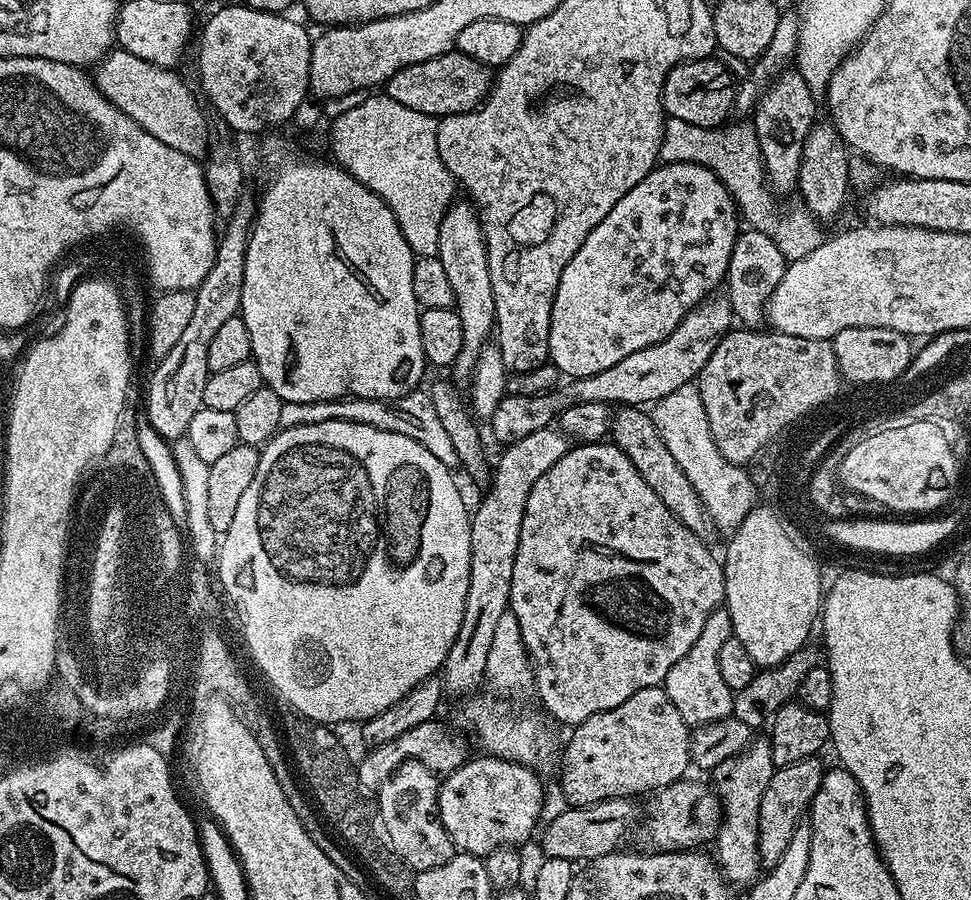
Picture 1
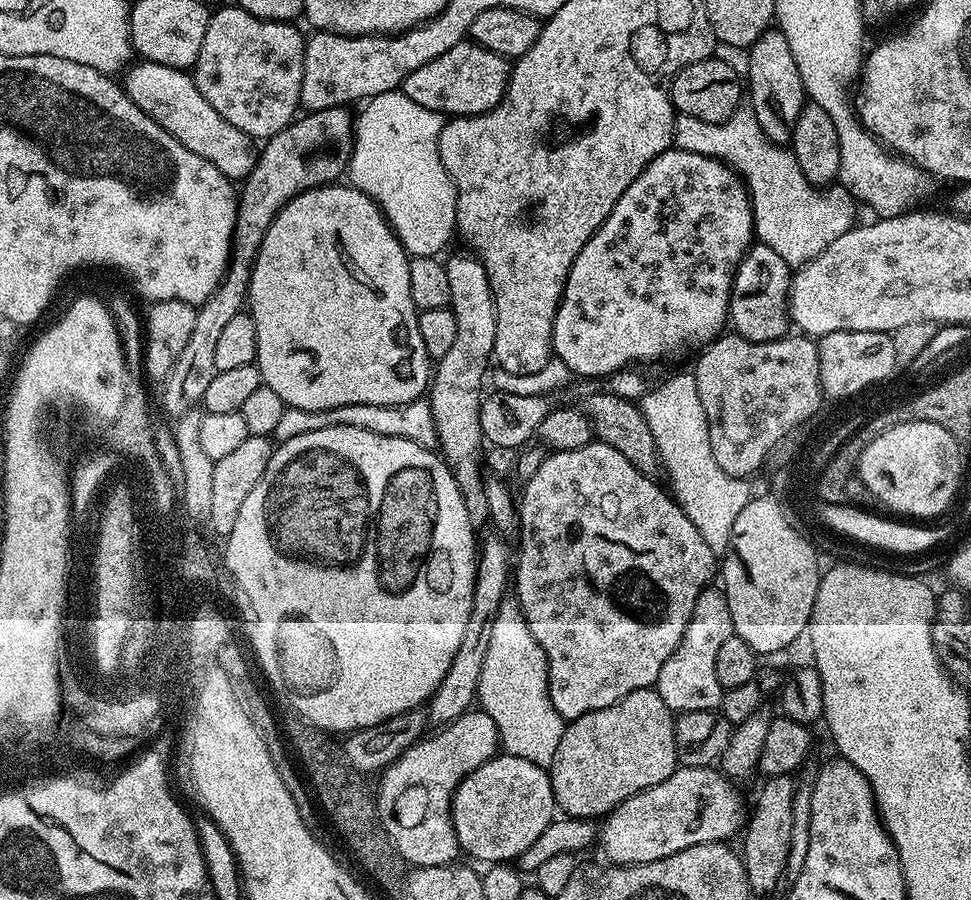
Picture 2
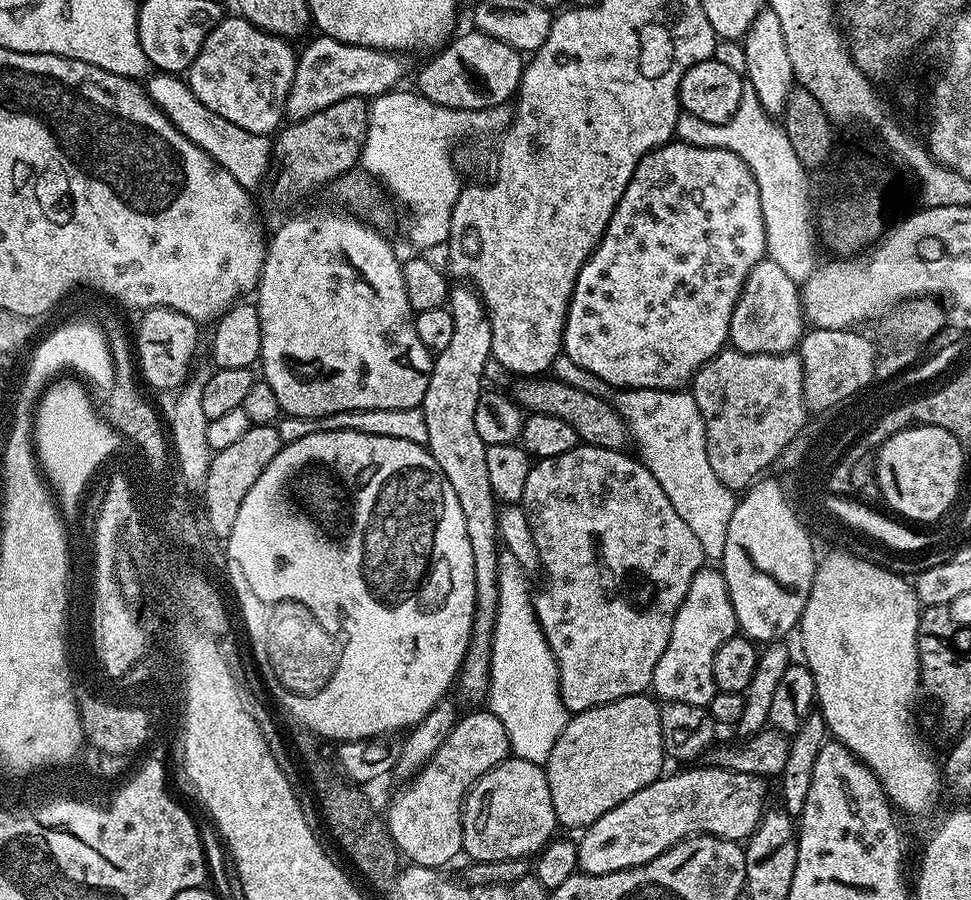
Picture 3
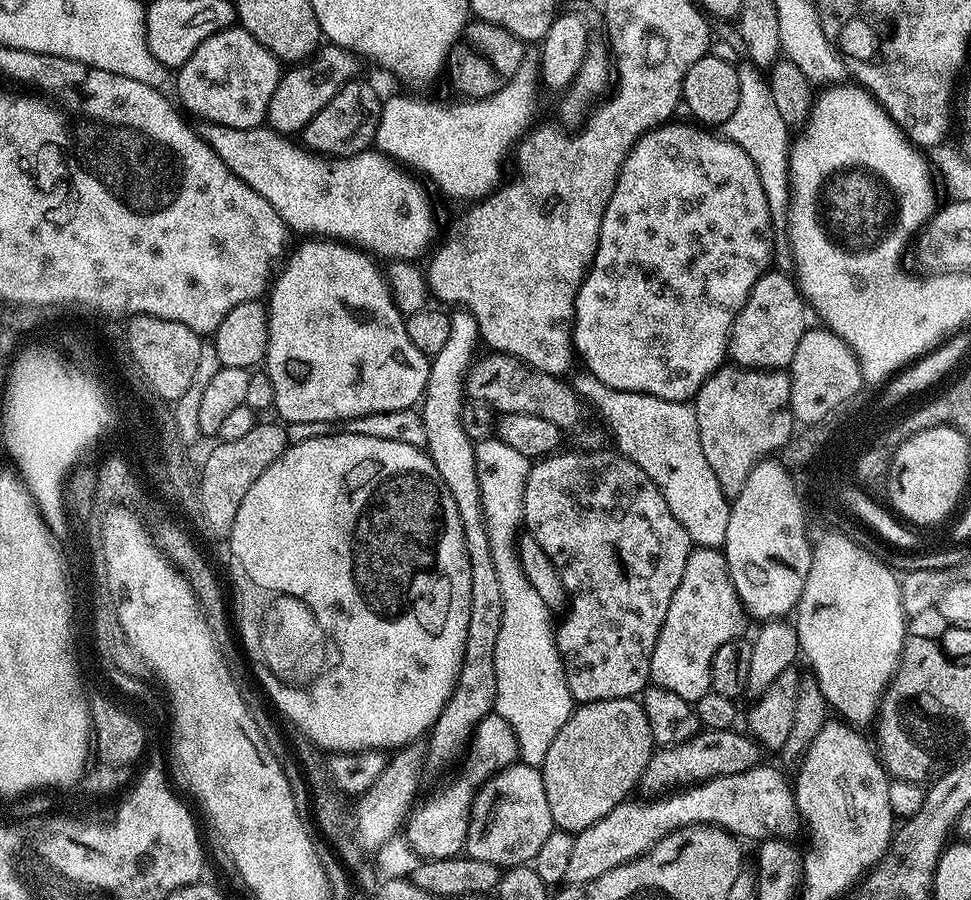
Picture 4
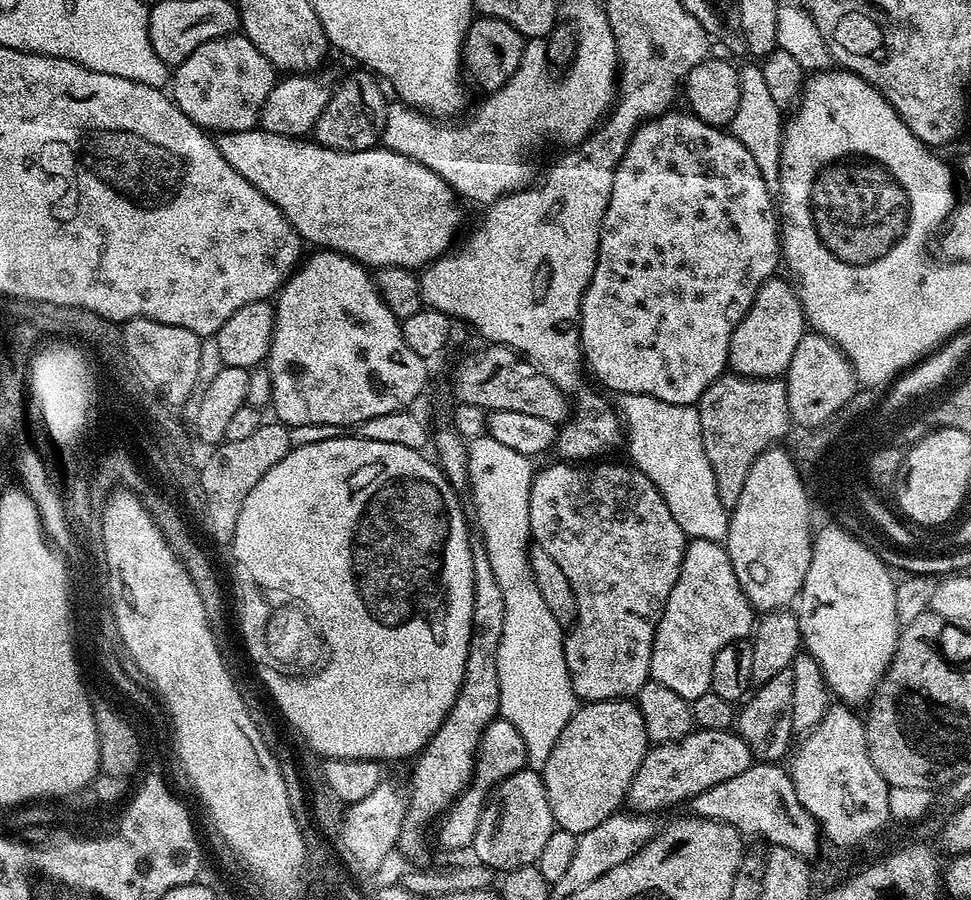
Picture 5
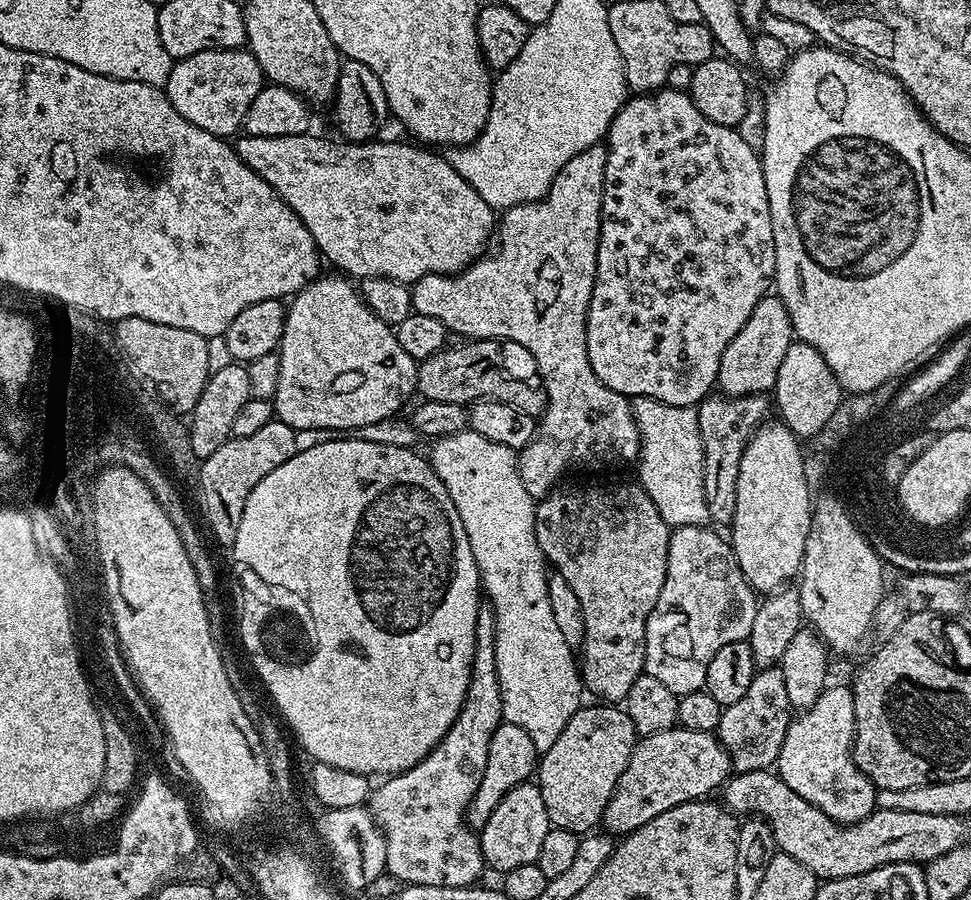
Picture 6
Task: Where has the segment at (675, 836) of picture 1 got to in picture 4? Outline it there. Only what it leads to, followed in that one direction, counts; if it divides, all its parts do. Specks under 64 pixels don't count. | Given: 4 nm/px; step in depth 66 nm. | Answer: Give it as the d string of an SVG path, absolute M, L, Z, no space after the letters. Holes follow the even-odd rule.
M761 762L742 774L710 778L700 784L648 798L652 800L636 799L629 798L614 806L606 818L598 818L594 826L586 826L586 830L575 833L574 851L570 853L570 866L566 870L568 884L585 884L594 878L602 878L602 874L646 855L659 840L672 832L695 824L710 824L737 838L749 836L753 842L775 836L788 838L793 835L791 832L796 824L798 828L793 785L789 778L787 780L767 762Z

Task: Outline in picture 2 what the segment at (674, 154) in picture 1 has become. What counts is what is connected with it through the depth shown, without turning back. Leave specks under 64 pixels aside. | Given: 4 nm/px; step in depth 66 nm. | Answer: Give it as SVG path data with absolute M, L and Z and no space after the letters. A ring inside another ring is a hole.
M741 106L726 122L702 122L698 118L677 115L671 121L673 145L682 150L690 150L694 154L706 154L710 158L720 160L733 168L736 175L744 181L748 190L748 198L752 201L752 226L754 236L759 243L770 246L774 254L782 257L782 262L790 266L809 264L834 238L842 238L857 223L856 208L858 202L847 190L839 186L827 187L821 191L817 185L809 182L802 174L798 162L792 157L787 147L775 144L766 134L762 134L762 126L758 126L758 118L754 118L751 107Z

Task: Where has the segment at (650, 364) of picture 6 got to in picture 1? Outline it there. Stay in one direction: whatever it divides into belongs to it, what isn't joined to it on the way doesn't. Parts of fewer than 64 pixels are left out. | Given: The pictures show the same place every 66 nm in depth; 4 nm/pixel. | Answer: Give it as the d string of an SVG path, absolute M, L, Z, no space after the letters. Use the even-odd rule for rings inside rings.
M678 162L677 164L661 163L653 168L634 190L630 190L590 230L590 238L582 242L578 254L566 262L566 266L560 275L558 290L554 294L554 306L550 314L550 338L548 339L548 360L557 367L559 375L564 378L575 378L577 376L589 376L598 374L602 370L607 370L609 366L614 366L614 362L622 362L622 358L627 358L634 354L634 350L642 350L654 342L669 336L678 326L678 322L692 308L697 308L701 302L707 300L709 296L717 291L716 288L725 283L730 266L730 254L734 254L734 244L742 231L742 217L736 207L736 200L730 194L728 187L723 184L713 172L701 164L691 164L690 162Z

